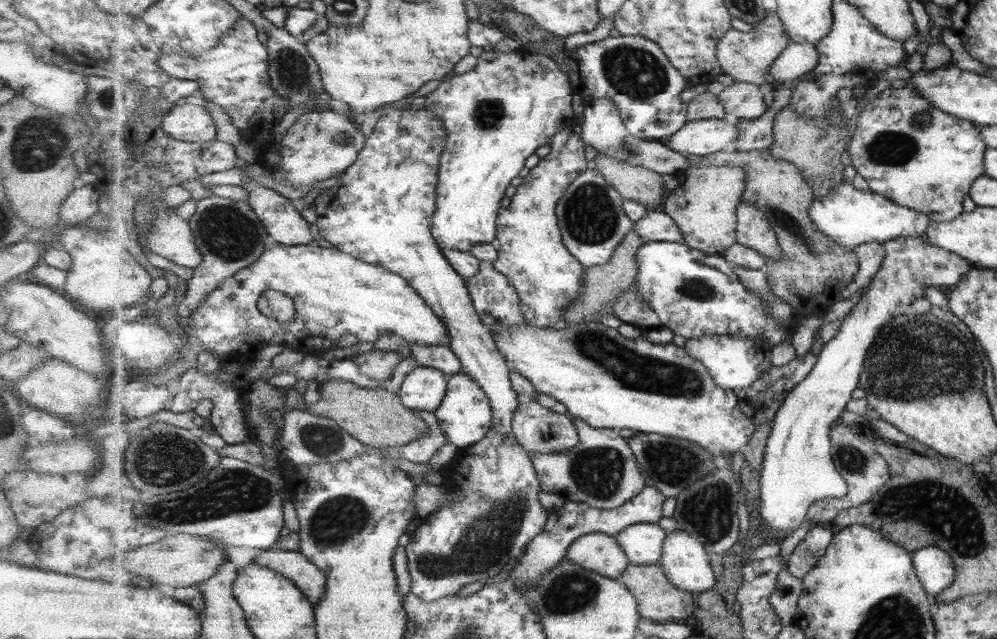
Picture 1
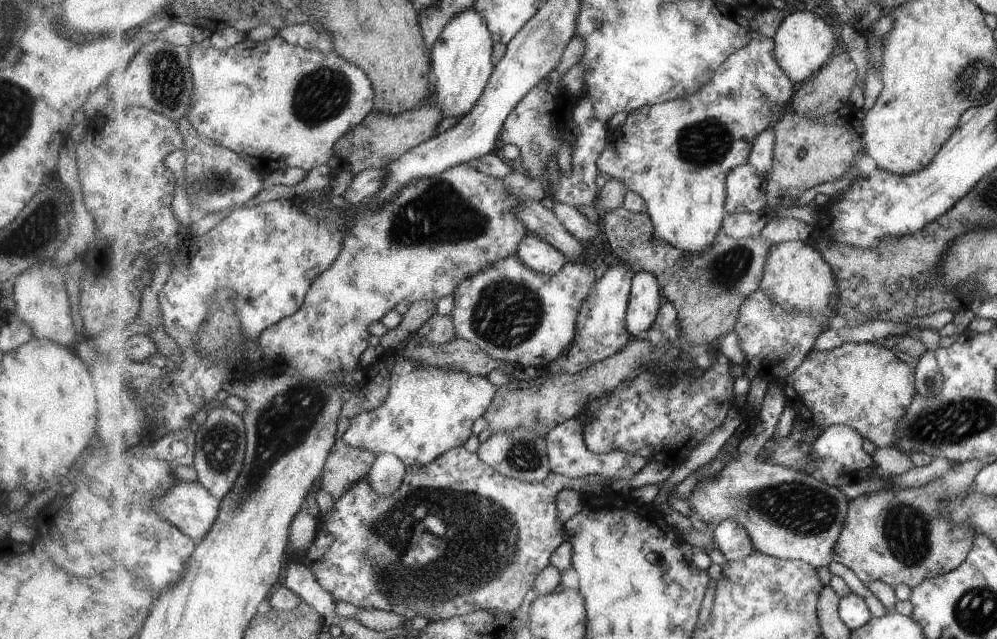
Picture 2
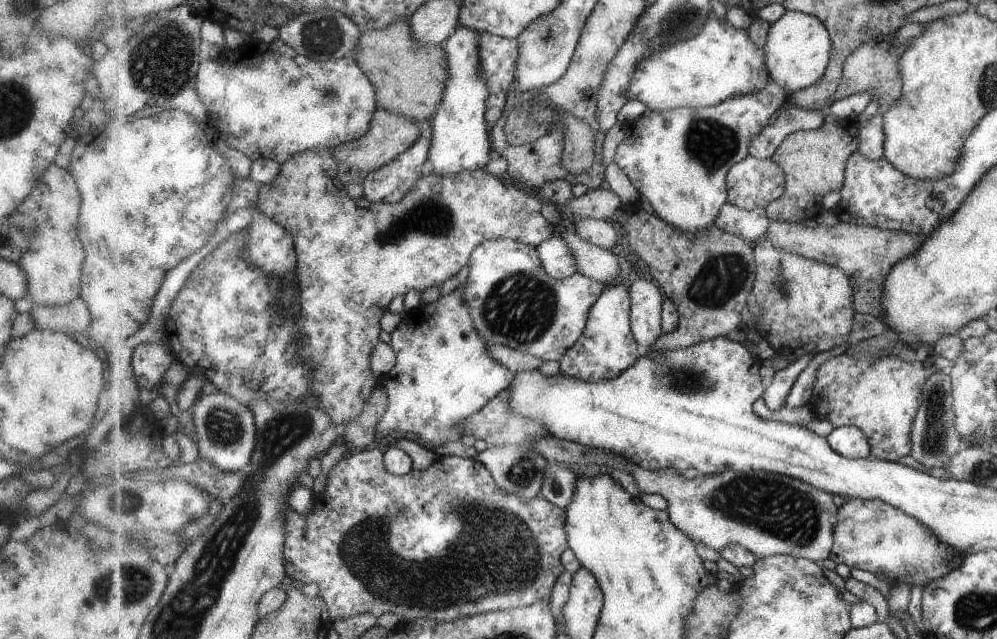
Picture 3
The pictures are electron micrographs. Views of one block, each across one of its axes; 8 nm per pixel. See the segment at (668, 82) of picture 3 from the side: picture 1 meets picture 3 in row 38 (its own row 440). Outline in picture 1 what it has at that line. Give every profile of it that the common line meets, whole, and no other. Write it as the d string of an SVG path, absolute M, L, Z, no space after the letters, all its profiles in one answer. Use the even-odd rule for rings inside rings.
M601 322L569 324L563 329L538 328L531 330L529 324L515 324L509 331L491 331L499 351L510 368L523 374L541 394L547 394L567 405L573 418L582 418L598 429L629 428L635 432L661 434L682 438L704 446L720 461L723 455L743 451L750 444L756 424L741 409L739 395L733 390L724 390L715 383L710 370L698 359L691 357L685 348L668 344L653 344L641 336L636 339L621 336L616 329Z

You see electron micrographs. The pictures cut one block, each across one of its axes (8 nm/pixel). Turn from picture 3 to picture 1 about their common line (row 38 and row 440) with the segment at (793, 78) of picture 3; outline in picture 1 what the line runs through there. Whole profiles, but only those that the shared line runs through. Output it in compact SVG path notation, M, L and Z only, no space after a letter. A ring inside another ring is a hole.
M903 236L891 239L884 245L886 257L883 266L868 288L863 288L864 297L856 304L852 312L845 316L837 335L824 344L818 354L815 369L786 397L786 401L775 415L766 444L764 464L760 471L761 494L758 517L760 515L760 518L763 518L765 529L779 532L794 531L808 520L810 506L815 501L822 501L825 498L843 498L849 492L846 478L843 478L835 467L830 432L840 422L841 414L847 410L847 405L853 398L851 396L853 390L859 388L862 369L865 368L871 346L875 344L875 338L879 338L887 322L893 322L895 318L899 318L899 315L911 312L911 302L925 296L925 288L927 288L925 284L931 284L938 289L947 285L955 287L975 267L970 260L943 247L935 246L925 237Z

